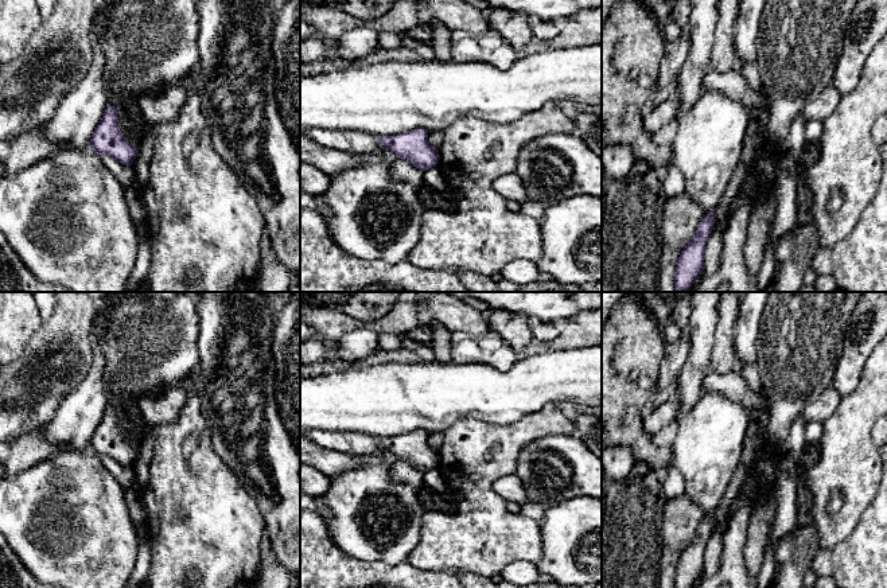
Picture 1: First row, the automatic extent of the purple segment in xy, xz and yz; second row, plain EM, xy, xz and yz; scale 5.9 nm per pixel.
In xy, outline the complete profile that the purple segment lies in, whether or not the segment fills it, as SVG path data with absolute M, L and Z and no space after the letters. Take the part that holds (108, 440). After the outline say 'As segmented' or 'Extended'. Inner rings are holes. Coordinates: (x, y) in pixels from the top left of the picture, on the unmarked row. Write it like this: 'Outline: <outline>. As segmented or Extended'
Outline: M117 409L105 410L90 440L89 451L97 456L109 456L121 466L132 467L137 457L137 449L127 443L120 429L120 424L116 421L118 416L117 412Z. As segmented

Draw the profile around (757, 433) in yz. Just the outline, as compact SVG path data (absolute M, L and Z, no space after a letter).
M760 409L751 414L739 466L721 497L719 506L715 509L712 533L725 523L731 503L738 497L744 480L747 479L747 470L754 462L758 448L767 440L769 416L770 412L767 409Z

